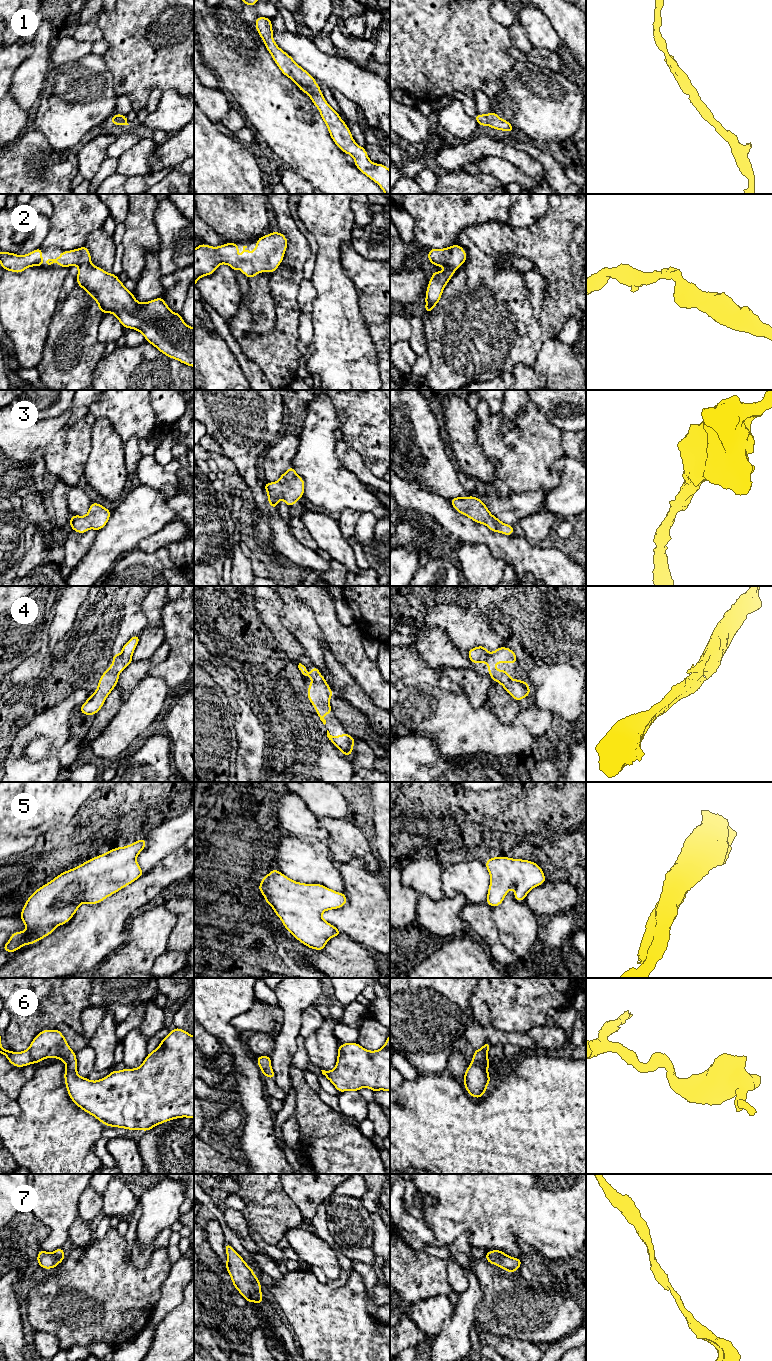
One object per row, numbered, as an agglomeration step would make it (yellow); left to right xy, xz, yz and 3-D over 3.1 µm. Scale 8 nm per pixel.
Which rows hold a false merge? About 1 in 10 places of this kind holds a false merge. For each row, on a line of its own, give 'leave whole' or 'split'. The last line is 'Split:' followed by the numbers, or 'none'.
1: leave whole
2: leave whole
3: leave whole
4: leave whole
5: leave whole
6: leave whole
7: leave whole
Split: none

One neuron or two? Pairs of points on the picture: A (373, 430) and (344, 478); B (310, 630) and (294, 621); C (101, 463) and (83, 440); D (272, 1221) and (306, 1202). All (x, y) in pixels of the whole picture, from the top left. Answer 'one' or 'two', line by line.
A: two
B: one
C: two
D: two

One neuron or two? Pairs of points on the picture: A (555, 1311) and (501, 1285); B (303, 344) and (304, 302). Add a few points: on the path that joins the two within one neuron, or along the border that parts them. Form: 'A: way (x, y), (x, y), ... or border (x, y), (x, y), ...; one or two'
A: way (542, 1311), (527, 1311), (514, 1298); one
B: way (305, 334), (305, 312); one

